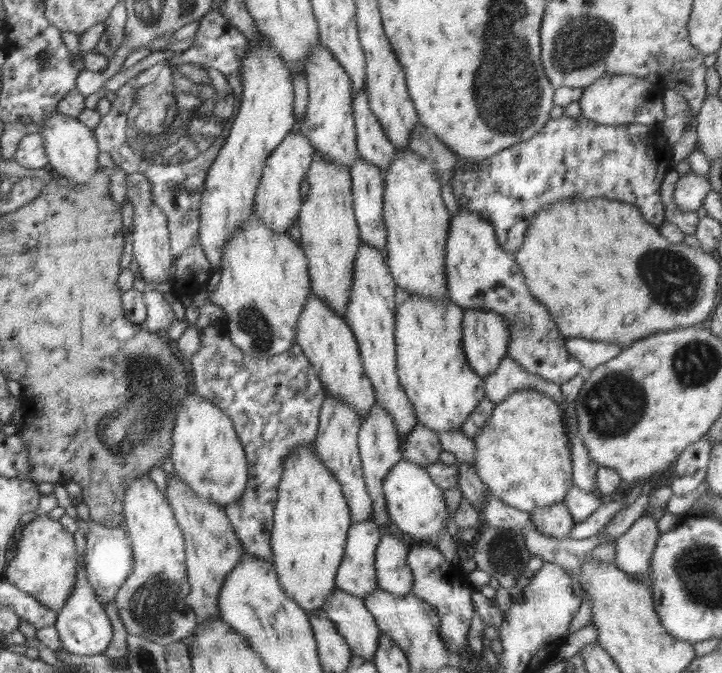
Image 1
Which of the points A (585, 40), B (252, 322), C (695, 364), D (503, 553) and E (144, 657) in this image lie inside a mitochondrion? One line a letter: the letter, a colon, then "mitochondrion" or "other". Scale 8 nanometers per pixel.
A: mitochondrion
B: mitochondrion
C: mitochondrion
D: mitochondrion
E: mitochondrion

